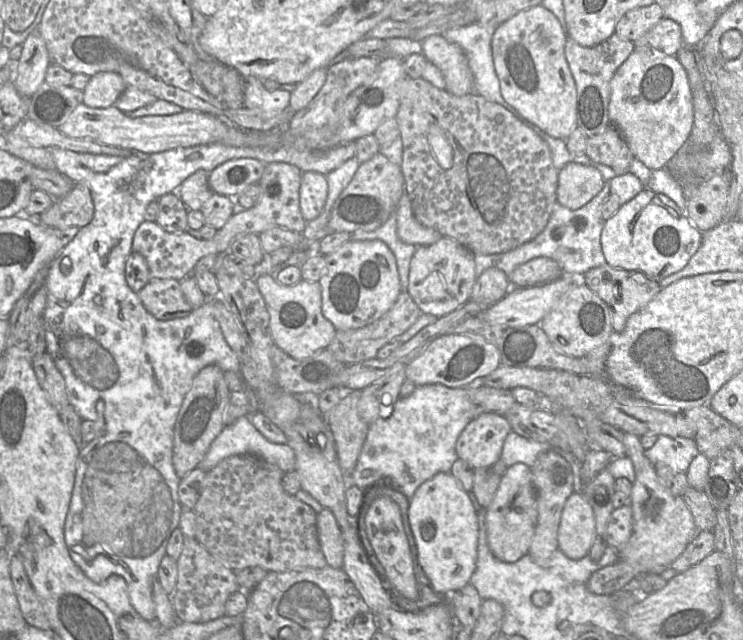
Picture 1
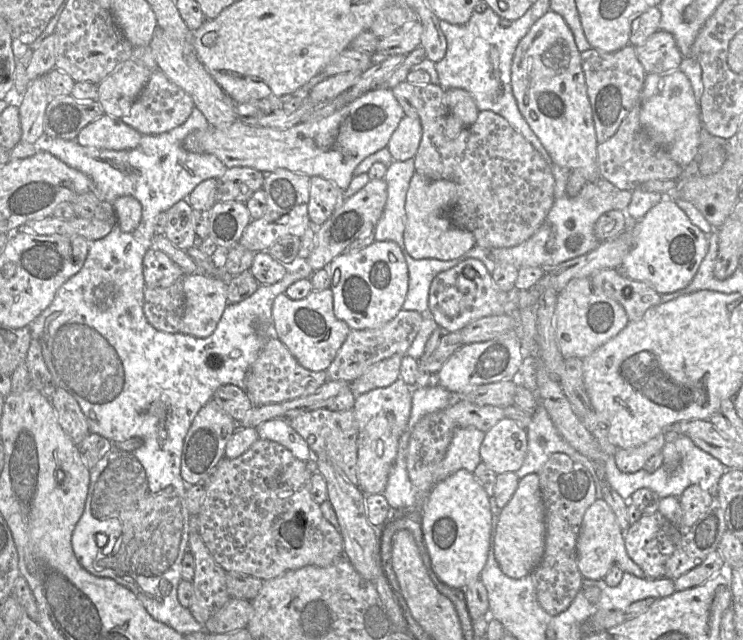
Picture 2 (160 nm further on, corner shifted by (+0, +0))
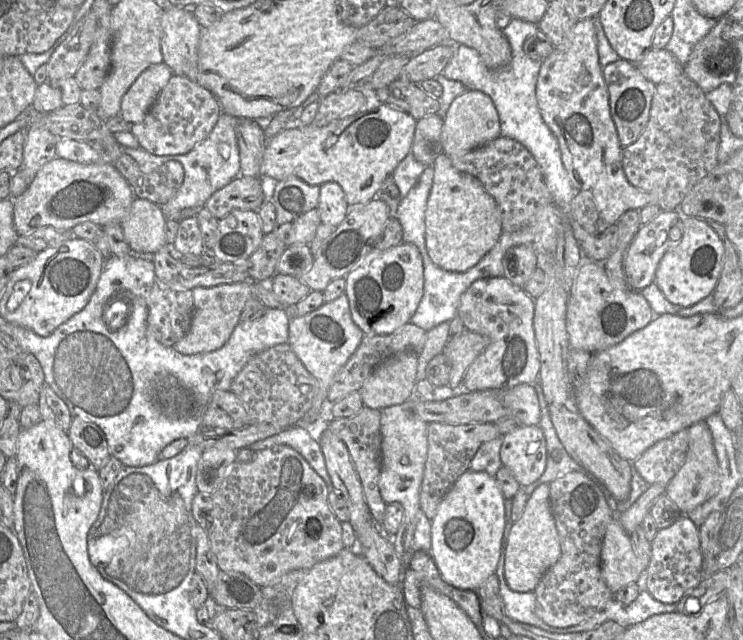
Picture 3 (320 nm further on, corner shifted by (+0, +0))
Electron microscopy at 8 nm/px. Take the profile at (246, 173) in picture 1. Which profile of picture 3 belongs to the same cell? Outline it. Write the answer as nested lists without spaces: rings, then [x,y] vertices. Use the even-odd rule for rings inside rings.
[[[239,175],[215,191],[205,207],[219,220],[235,210],[258,212],[265,200],[261,177]]]

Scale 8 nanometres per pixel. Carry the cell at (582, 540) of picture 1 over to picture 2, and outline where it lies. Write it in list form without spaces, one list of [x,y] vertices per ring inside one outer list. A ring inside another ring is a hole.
[[[602,498],[591,504],[581,523],[576,544],[577,563],[582,576],[589,580],[604,580],[613,566],[618,566],[623,572],[631,573],[638,578],[647,578],[642,569],[629,557],[616,516],[610,506]]]

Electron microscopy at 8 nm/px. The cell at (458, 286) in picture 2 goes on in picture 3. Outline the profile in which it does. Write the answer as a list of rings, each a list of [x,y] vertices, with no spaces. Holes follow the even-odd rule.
[[[503,277],[479,279],[462,294],[457,309],[466,330],[489,339],[488,346],[467,369],[455,395],[471,391],[504,391],[519,384],[538,384],[540,360],[533,328],[534,300]]]

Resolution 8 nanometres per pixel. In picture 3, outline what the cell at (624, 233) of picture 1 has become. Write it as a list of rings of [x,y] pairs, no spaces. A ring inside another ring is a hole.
[[[681,217],[683,236],[679,244],[662,257],[654,284],[665,298],[680,308],[692,306],[710,296],[721,275],[725,246],[718,233],[708,224],[692,217]]]

